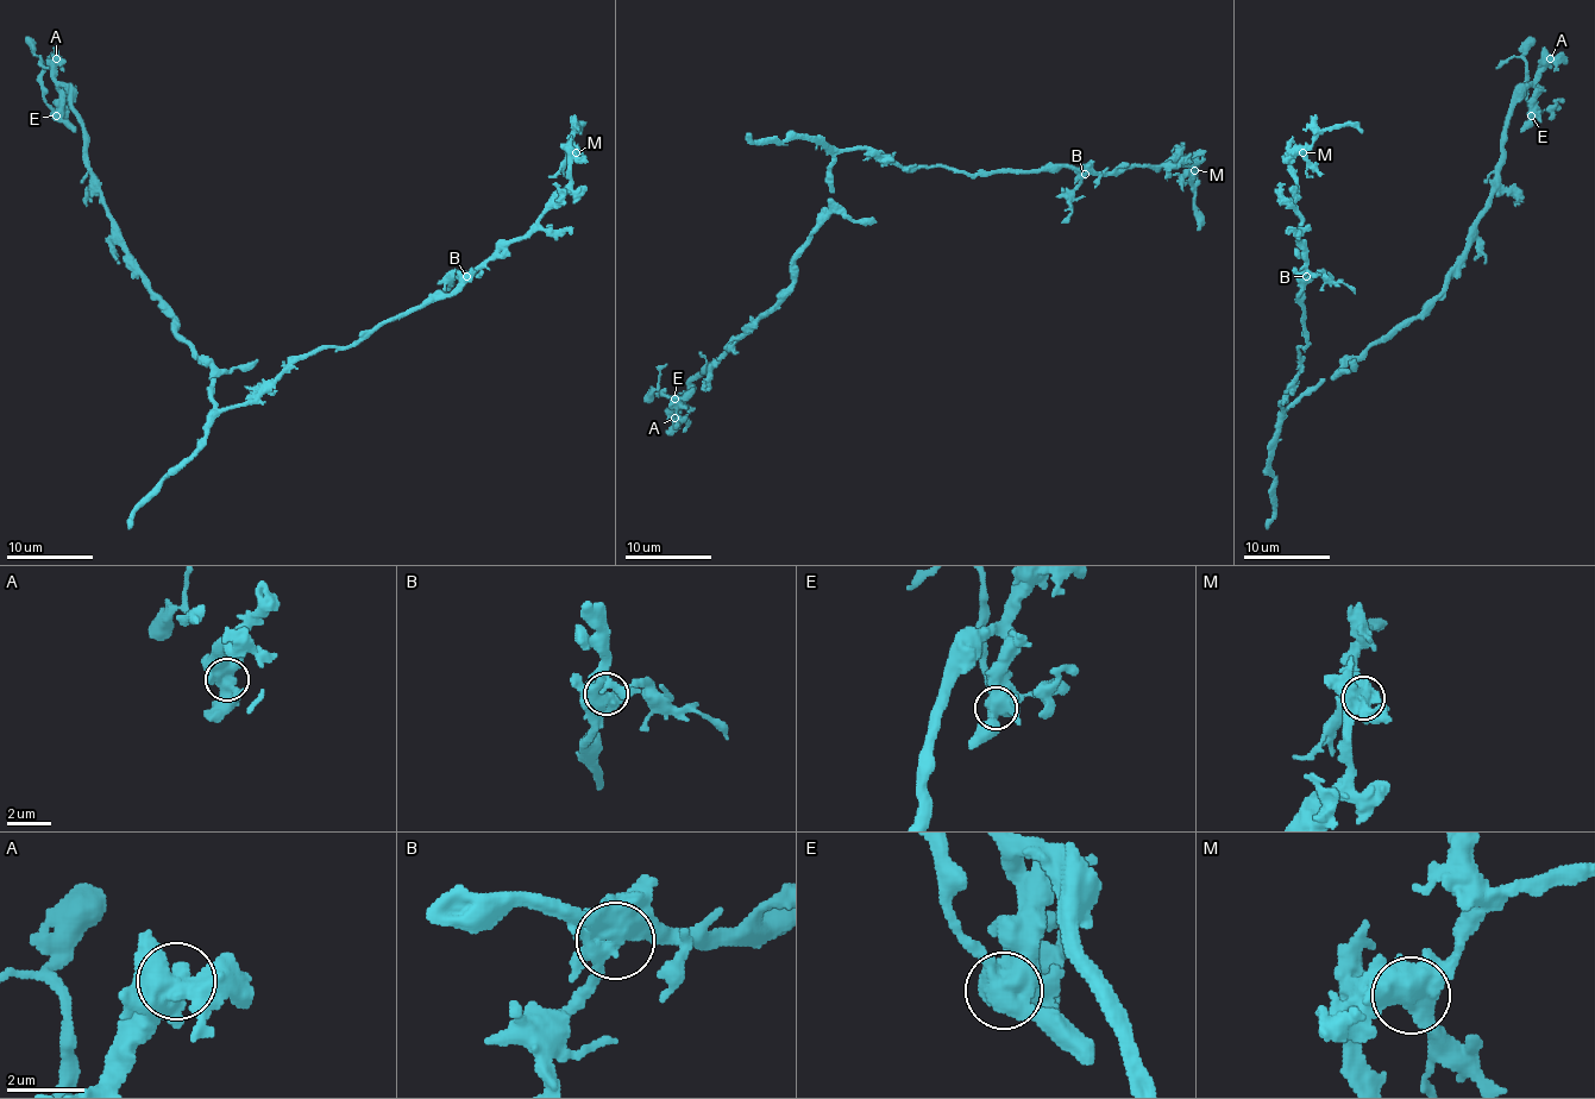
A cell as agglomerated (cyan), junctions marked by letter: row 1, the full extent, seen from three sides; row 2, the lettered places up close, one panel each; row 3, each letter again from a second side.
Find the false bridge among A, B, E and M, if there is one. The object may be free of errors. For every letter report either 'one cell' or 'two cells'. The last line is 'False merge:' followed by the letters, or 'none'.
A: one cell
B: one cell
E: two cells
M: one cell
False merge: E

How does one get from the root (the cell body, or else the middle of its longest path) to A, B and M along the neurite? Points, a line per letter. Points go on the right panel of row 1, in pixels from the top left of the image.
A: (1295, 401), (1408, 325), (1443, 288), (1488, 202), (1501, 165), (1507, 114), (1550, 58)
B: (1295, 401), (1287, 409), (1281, 404), (1298, 372), (1298, 349), (1306, 345), (1305, 311), (1298, 300), (1306, 276)
M: (1295, 401), (1281, 404), (1306, 345), (1292, 165), (1302, 152)

